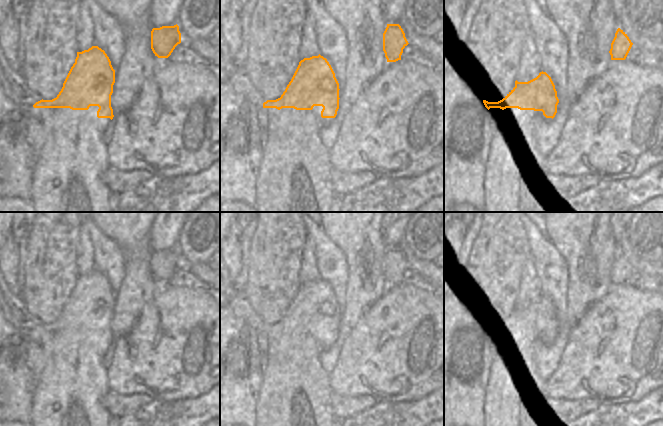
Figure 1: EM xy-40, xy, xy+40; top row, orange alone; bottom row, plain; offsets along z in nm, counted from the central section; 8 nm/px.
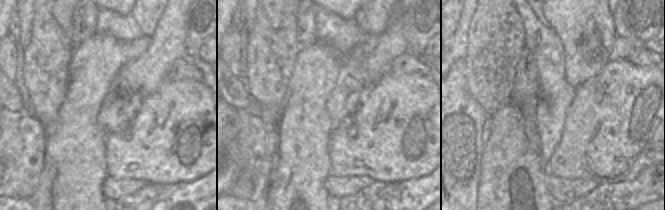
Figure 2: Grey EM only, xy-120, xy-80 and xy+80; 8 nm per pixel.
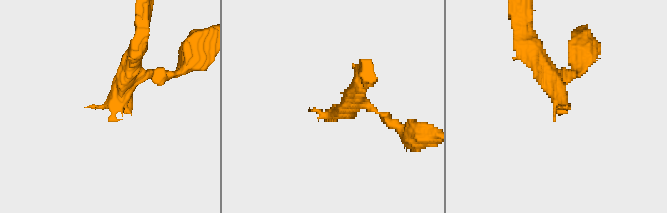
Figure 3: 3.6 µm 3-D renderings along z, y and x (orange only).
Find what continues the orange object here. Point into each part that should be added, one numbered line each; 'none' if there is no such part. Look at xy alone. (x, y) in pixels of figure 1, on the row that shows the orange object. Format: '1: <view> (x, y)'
1: xy (293, 176)

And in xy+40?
1: xy+40 (518, 175)

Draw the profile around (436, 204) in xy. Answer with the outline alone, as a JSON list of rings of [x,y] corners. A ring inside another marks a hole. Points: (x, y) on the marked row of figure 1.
[[[436,196],[413,212],[444,212],[444,196]]]

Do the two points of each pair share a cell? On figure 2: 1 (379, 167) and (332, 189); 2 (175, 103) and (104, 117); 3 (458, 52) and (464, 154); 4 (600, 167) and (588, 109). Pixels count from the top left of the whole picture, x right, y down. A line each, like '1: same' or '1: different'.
1: different
2: different
3: different
4: same

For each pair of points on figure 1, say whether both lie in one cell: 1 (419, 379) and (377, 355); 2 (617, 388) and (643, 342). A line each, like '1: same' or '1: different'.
1: same
2: same

